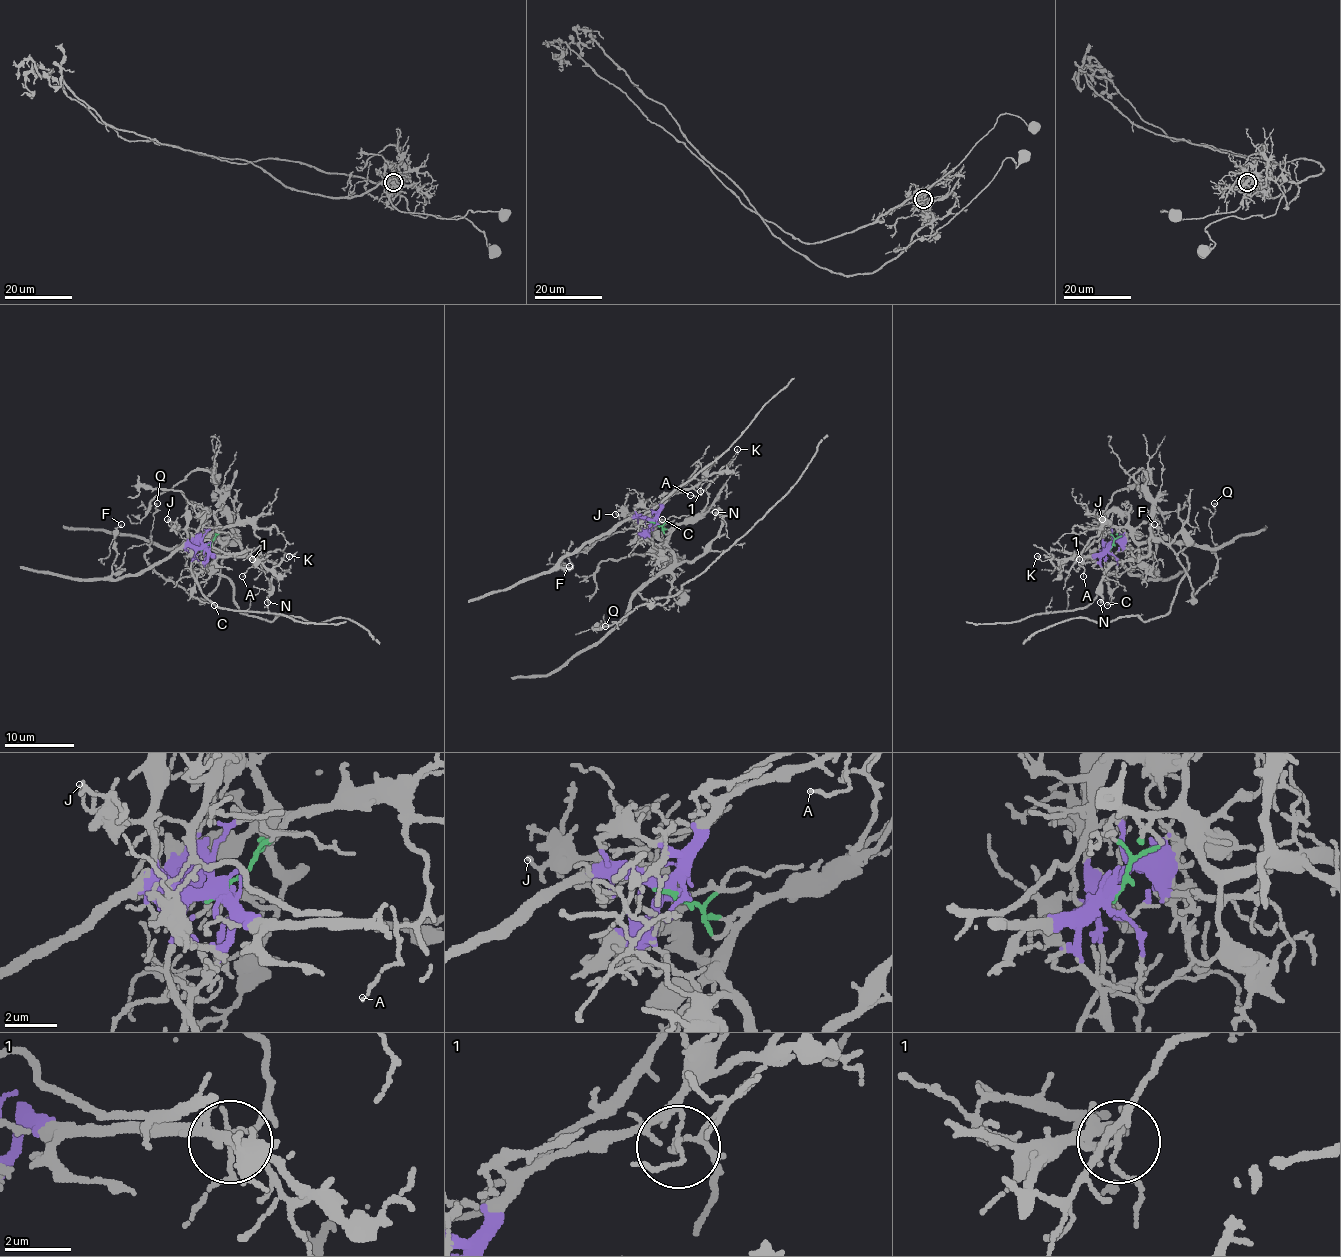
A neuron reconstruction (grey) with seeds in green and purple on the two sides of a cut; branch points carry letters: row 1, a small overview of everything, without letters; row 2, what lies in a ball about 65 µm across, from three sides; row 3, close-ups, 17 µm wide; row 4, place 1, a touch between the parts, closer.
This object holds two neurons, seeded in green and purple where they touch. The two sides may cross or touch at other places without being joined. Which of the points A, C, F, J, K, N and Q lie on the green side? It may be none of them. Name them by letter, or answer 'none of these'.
A, N, Q

